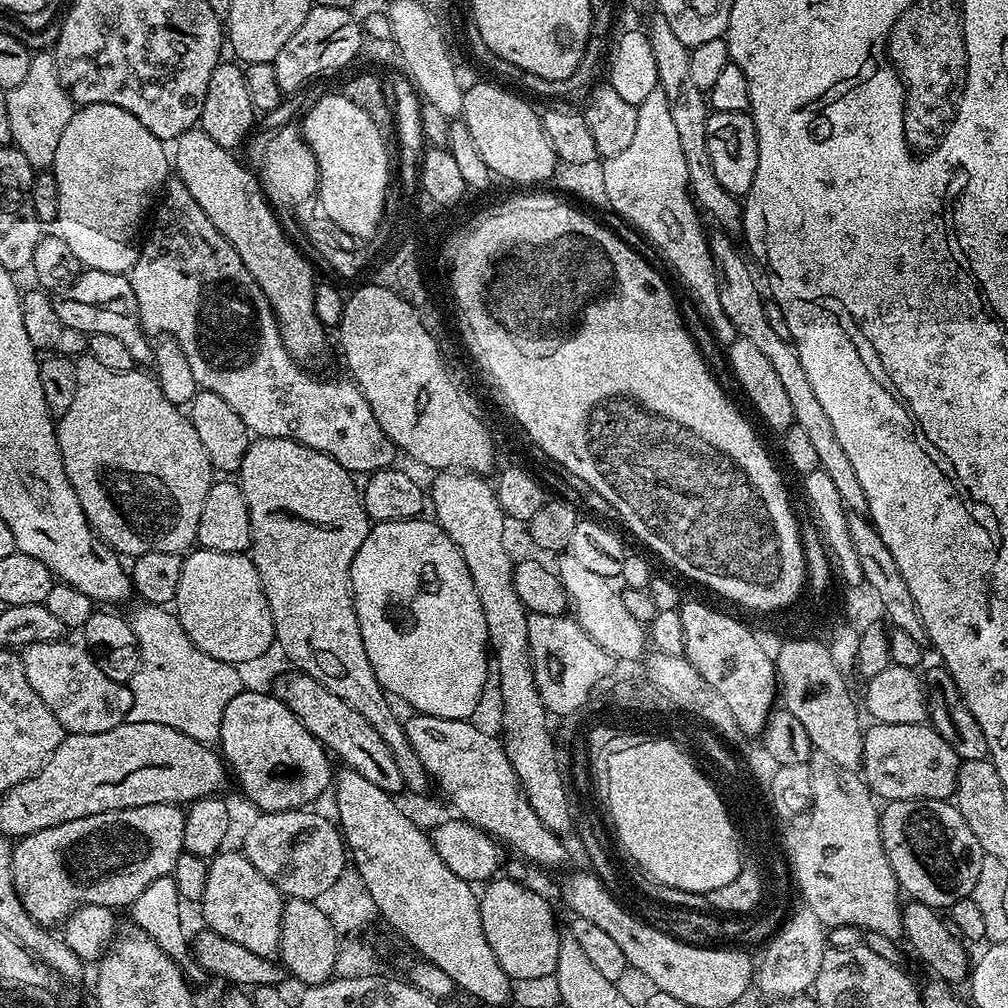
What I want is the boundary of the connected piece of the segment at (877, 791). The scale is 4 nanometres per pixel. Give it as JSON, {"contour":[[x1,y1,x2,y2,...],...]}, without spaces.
{"contour":[[872,722,869,725,864,728,862,779,873,797,884,802,948,800,955,797,956,779,962,761,954,754,950,742,946,742,942,734,933,730,931,723,878,724]]}

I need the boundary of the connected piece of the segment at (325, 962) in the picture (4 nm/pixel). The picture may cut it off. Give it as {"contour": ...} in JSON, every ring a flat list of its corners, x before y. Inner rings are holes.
{"contour":[[285,899,278,960,291,979,293,976,294,979,301,980,301,985,304,986,324,984,333,979,338,950,338,933,332,920,318,910,314,900]]}

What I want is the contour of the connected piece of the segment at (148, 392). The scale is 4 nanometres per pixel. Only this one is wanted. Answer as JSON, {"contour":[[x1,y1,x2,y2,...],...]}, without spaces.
{"contour":[[83,355,76,360,76,373,78,374,78,390,74,393,74,402,66,414,59,417,56,424,56,437,62,454,62,462,66,470,66,478,70,478,70,486,74,486,74,494,78,494,78,502,82,504,82,510,86,514,88,523,96,529,97,534,114,551,124,558,135,558,142,554,150,554,154,550,163,552,187,553,196,544,198,534,198,518,202,514,202,505,206,502,206,494,210,494,210,486,214,483,214,469,210,458,206,458,206,449,194,431,194,426,188,421,187,415,177,405,172,404,162,394,155,379,148,376,144,370,131,372,119,372,102,366,90,355]]}

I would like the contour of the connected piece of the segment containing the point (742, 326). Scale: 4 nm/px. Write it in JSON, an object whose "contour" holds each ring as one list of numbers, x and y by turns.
{"contour":[[719,230,713,233,710,236,712,261,716,263,716,274,720,278,720,297,722,310,726,310,726,318,730,318,739,339,754,342,754,346,758,346,762,355,774,365,774,371,778,373,786,395,790,398,790,406,794,406,794,423,802,426,802,431,810,437,814,451,818,454,820,469,830,474,834,487,838,490,838,498,844,503,845,509,852,514,867,513,866,492,862,490,862,484,854,474,854,466,850,466,850,458,846,458,846,450,842,450,838,437,834,434,834,426,830,426,830,418,826,418,826,410,822,410,814,389,810,387,810,378,806,378,806,370,802,370,802,362,795,347,789,341,778,338,770,322,766,322,765,297,760,296,760,288,752,277,752,268,744,261,745,253,736,249,737,241,733,237]]}

